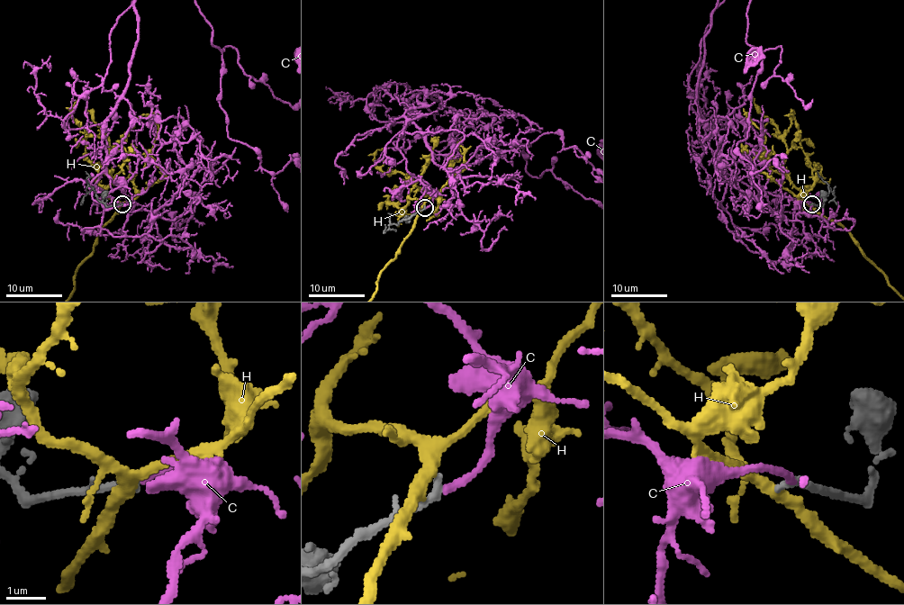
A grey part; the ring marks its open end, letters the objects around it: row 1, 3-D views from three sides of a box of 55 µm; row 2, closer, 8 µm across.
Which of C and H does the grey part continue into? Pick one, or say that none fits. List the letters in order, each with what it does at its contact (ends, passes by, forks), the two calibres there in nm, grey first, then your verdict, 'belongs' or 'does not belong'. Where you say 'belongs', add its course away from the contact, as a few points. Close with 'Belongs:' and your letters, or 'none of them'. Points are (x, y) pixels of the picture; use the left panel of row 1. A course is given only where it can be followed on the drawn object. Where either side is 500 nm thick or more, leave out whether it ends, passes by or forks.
C: it ends | 200/180 nm | belongs
H: it forks | 200/280 nm | does not belong
Belongs: C

